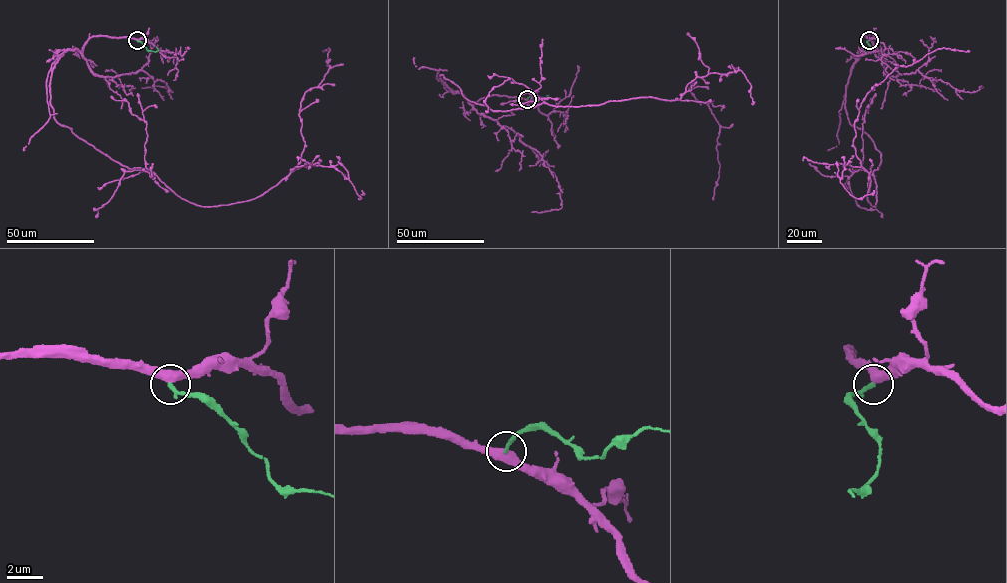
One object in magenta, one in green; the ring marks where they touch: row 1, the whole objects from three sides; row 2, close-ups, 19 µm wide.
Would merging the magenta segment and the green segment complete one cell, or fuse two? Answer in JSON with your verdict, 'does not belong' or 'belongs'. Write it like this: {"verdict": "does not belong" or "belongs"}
{"verdict": "does not belong"}

